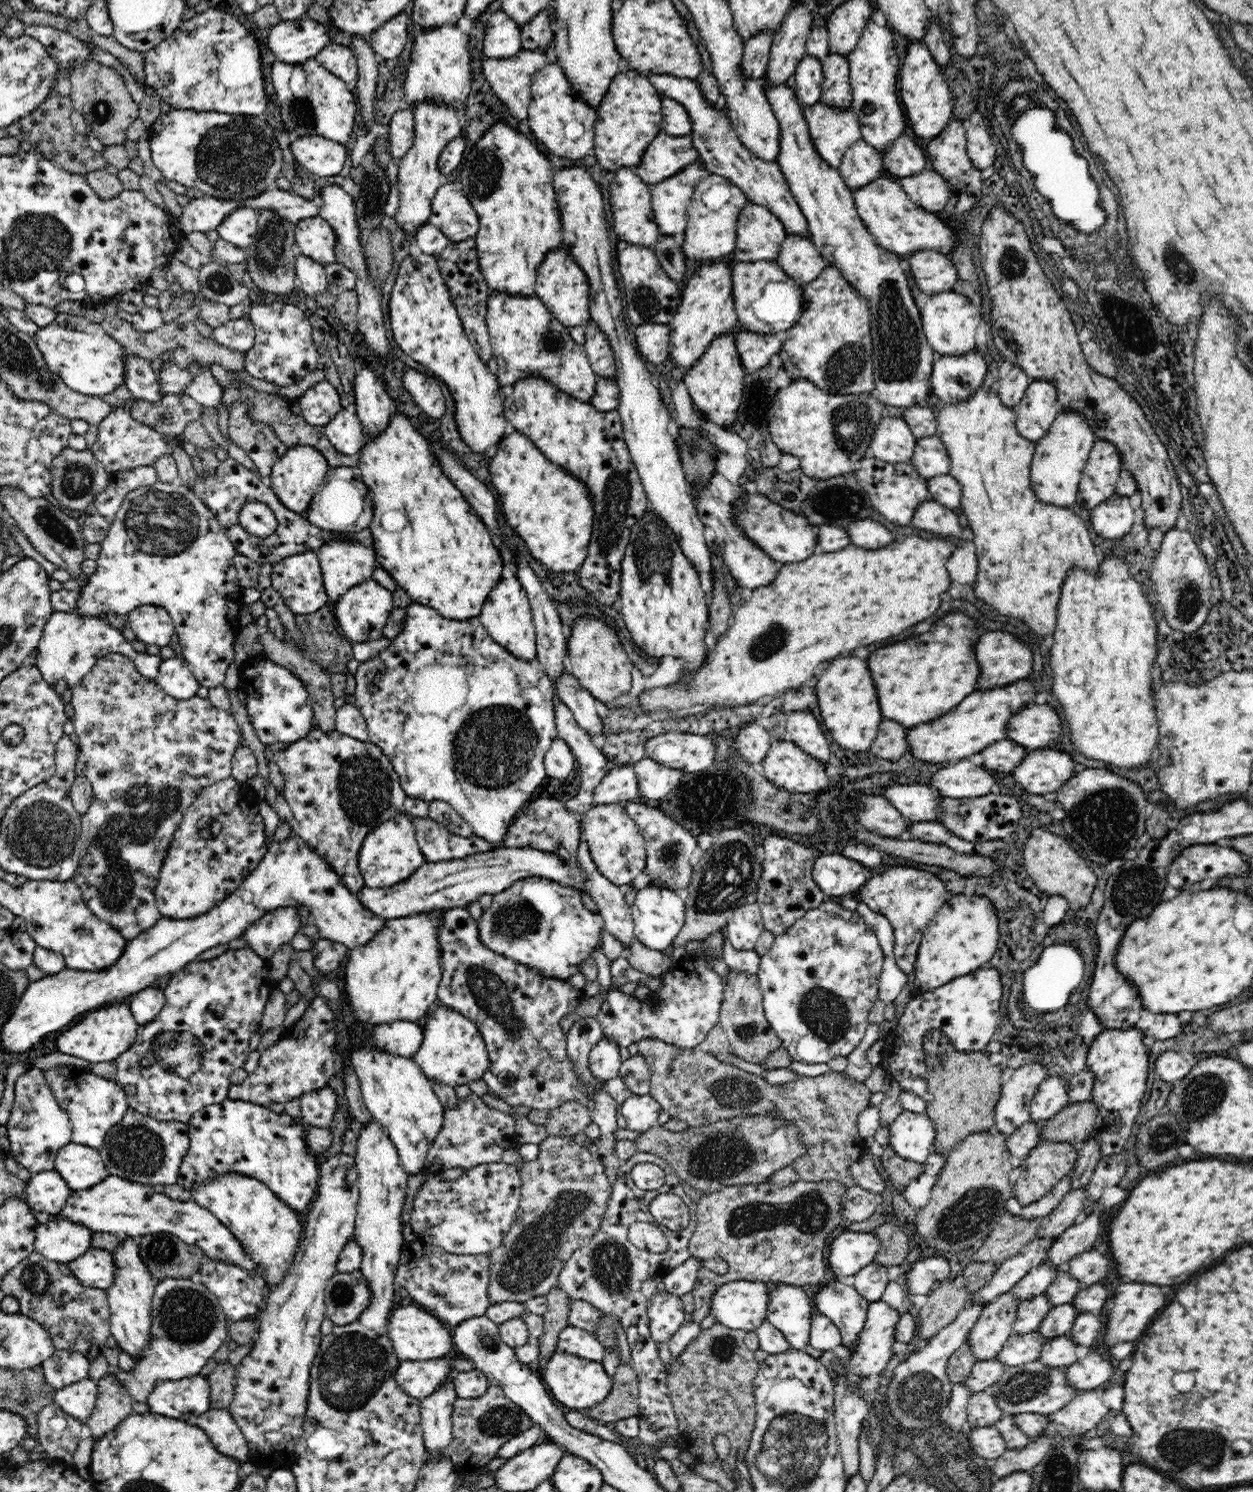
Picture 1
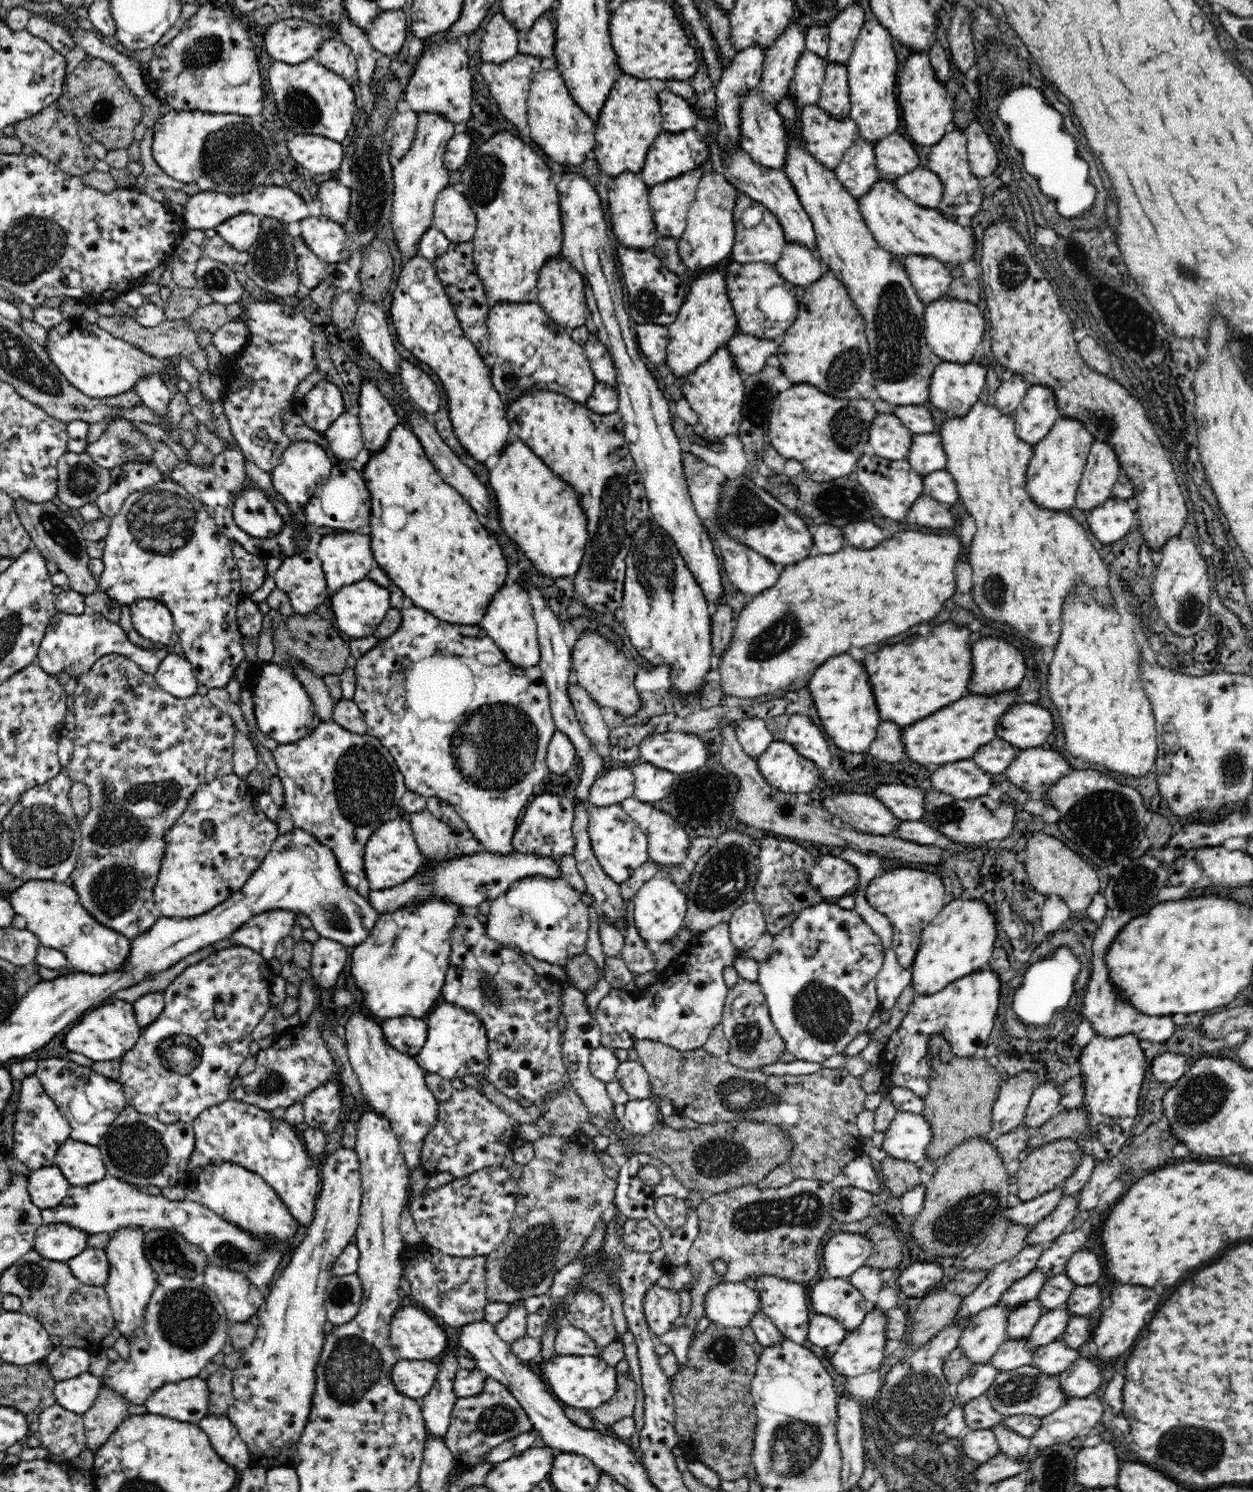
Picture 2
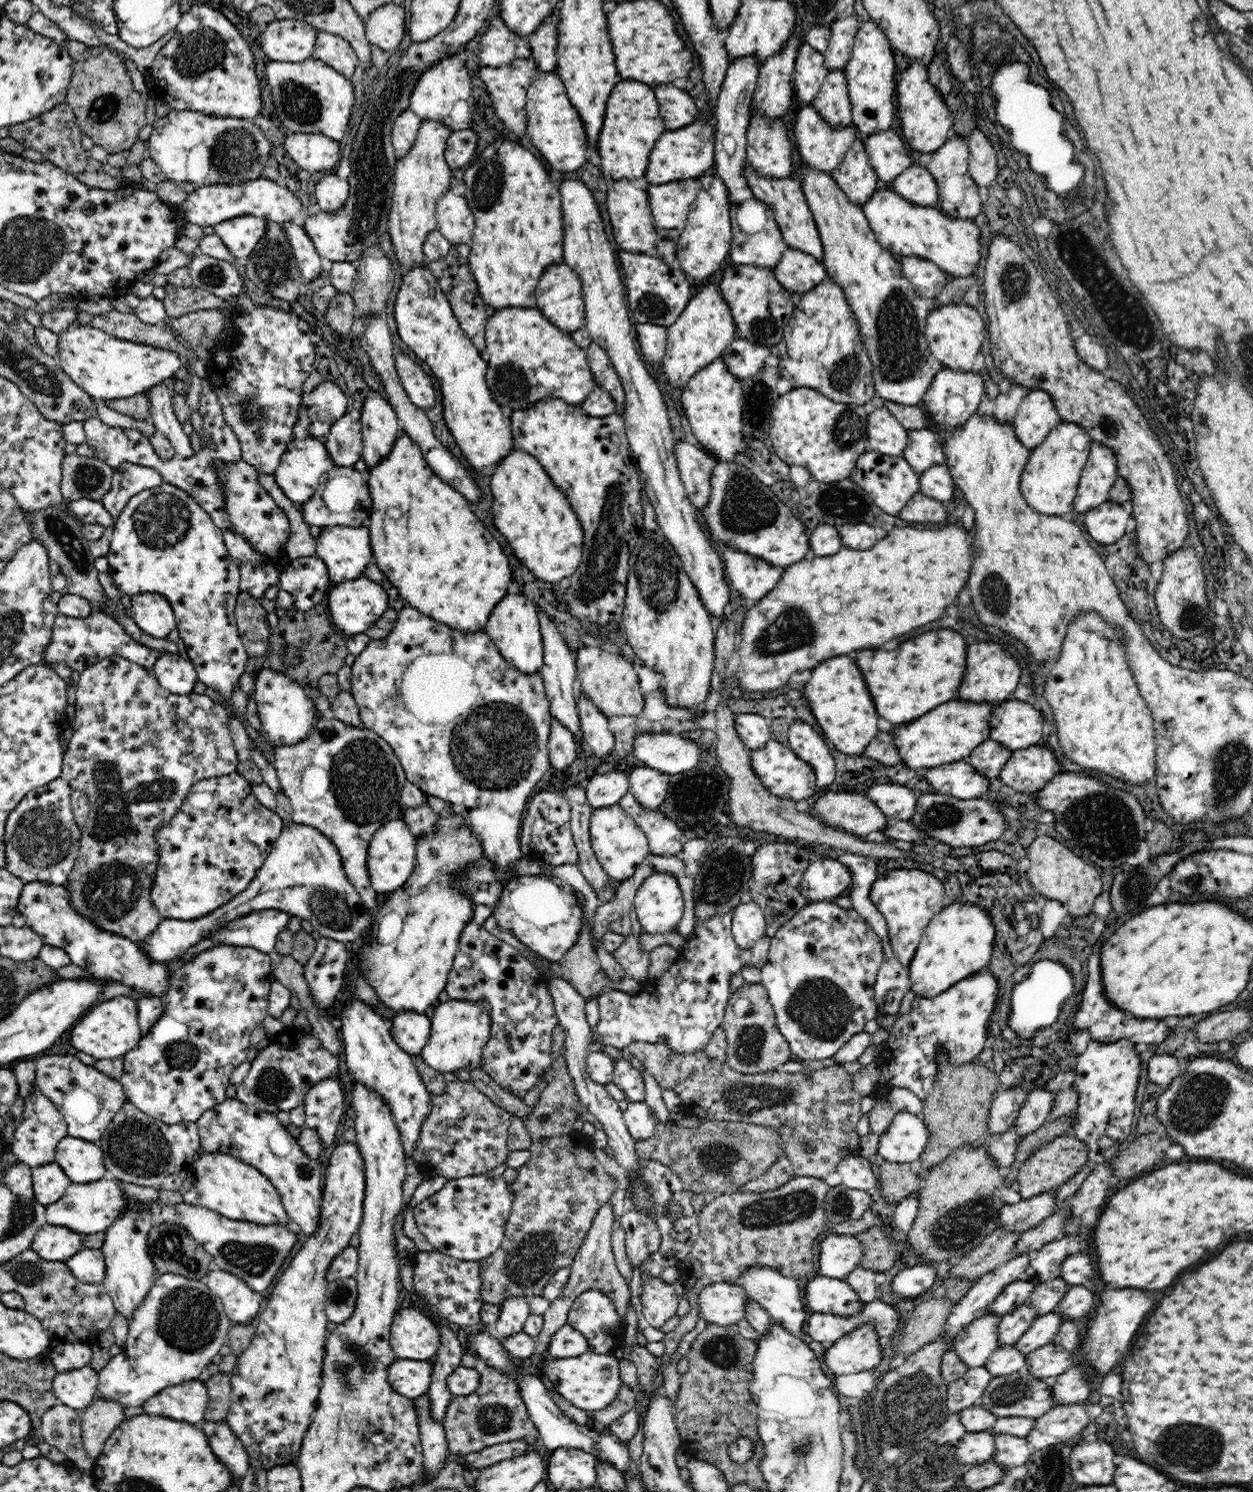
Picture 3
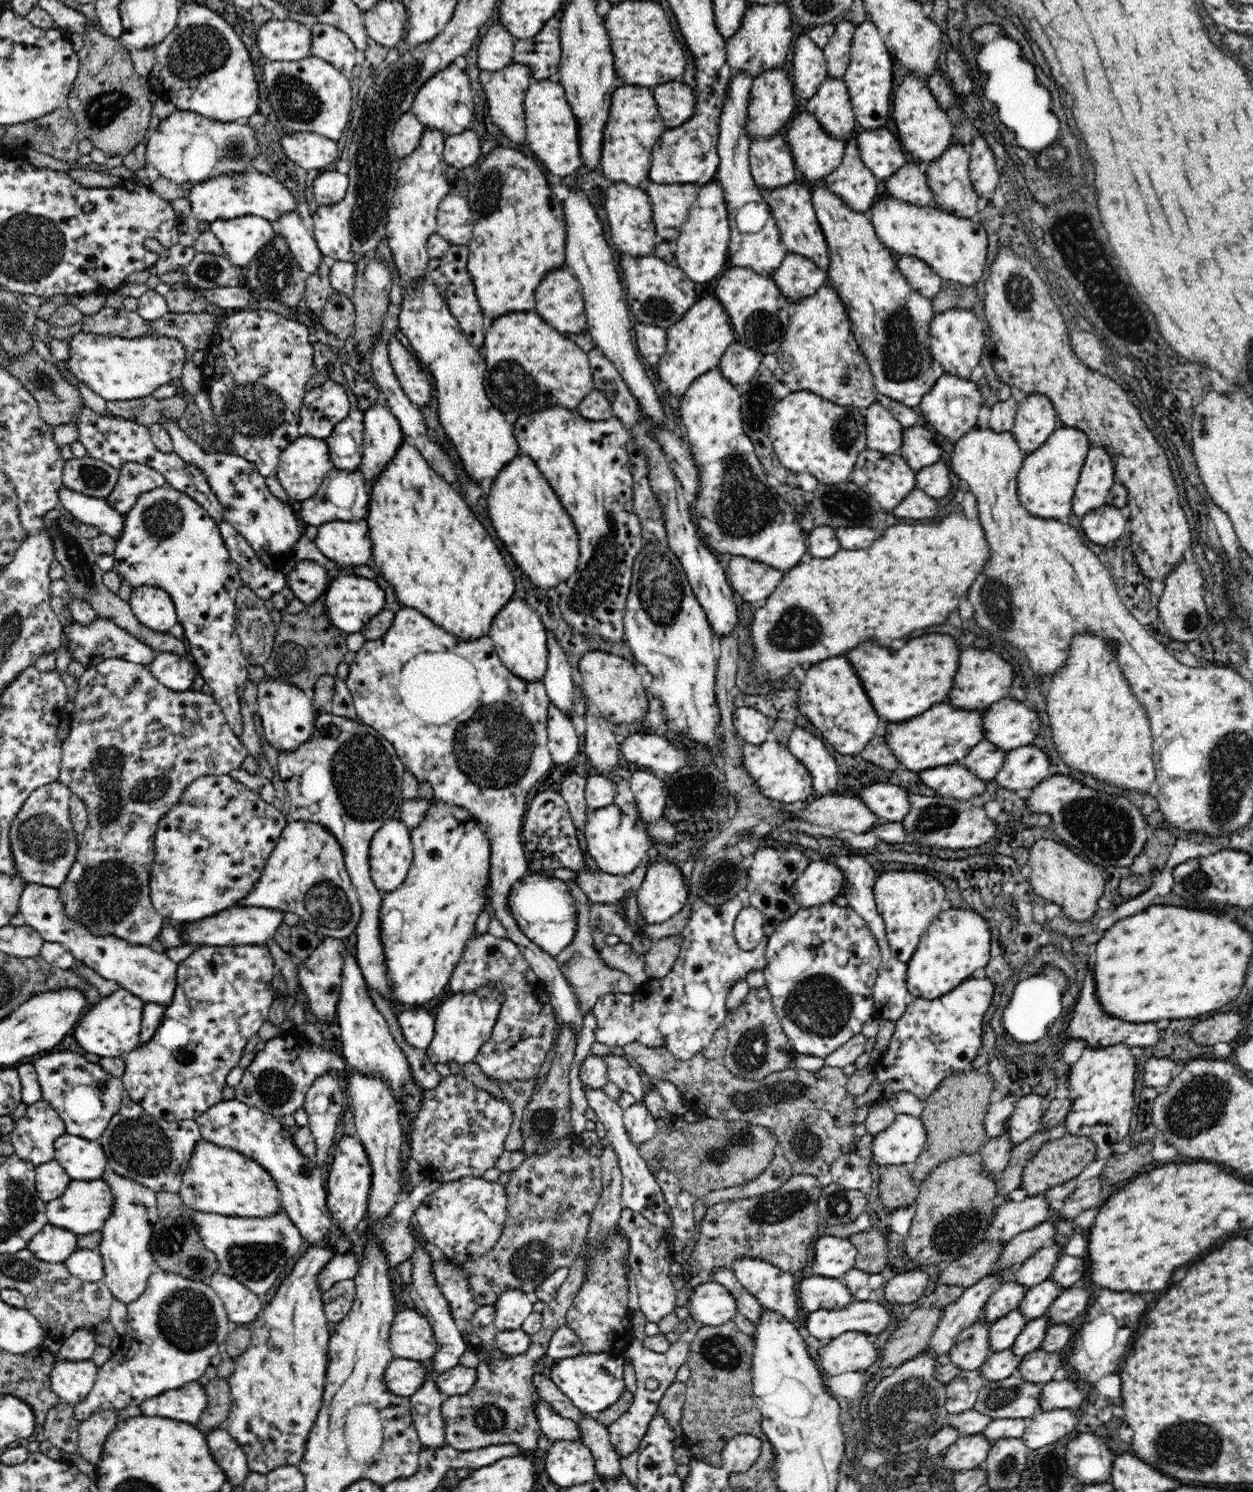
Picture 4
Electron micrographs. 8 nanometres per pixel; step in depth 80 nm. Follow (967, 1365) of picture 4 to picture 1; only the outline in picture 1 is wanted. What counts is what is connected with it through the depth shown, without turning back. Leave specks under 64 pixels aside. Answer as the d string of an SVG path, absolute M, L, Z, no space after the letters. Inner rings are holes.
M1008 1290L988 1302L967 1336L977 1360L994 1358L1013 1334L1019 1298Z

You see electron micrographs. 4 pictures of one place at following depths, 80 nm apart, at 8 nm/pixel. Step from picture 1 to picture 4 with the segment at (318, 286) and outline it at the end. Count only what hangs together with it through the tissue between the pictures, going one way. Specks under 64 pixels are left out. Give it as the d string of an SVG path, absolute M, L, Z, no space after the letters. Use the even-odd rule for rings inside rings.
M288 212L280 220L273 222L273 229L282 235L298 261L304 275L314 274L324 258L318 249L315 238L310 230L304 227L298 212Z

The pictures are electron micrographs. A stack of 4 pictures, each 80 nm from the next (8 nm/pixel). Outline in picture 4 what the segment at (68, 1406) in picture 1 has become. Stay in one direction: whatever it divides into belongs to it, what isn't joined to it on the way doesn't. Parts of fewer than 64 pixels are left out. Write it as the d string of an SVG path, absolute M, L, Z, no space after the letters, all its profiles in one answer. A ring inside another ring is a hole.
M91 1360L56 1362L51 1372L51 1387L60 1402L81 1403L96 1382L98 1366Z

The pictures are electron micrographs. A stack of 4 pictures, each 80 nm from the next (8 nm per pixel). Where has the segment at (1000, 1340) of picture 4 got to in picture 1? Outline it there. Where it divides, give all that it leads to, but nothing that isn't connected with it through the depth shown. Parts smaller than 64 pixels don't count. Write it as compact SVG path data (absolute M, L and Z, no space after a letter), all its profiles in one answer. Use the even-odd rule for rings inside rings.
M1045 1294L1021 1301L1018 1305L1013 1333L1024 1334L1026 1332L1036 1332L1052 1307L1053 1304Z

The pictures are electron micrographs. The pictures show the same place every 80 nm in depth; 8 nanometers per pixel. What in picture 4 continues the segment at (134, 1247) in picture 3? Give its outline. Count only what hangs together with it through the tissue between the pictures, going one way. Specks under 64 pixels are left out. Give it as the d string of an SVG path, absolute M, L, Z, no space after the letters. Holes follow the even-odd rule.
M115 1173L112 1176L104 1176L102 1180L111 1186L115 1202L114 1212L101 1230L99 1253L103 1258L105 1273L102 1280L112 1296L127 1306L146 1290L150 1276L157 1270L150 1252L152 1228L157 1223L157 1193L143 1184Z

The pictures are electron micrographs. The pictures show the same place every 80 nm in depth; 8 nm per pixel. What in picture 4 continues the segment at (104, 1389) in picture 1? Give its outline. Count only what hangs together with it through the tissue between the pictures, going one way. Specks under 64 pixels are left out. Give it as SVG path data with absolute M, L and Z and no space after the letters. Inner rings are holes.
M115 1409L94 1412L79 1424L78 1452L92 1465L98 1464L108 1435L118 1424Z

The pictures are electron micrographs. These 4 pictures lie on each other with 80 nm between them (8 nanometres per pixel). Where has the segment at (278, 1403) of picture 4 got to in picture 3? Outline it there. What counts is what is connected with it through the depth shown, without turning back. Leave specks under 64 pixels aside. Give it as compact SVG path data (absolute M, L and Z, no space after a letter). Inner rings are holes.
M357 1144L336 1146L326 1166L324 1182L320 1224L292 1258L290 1266L282 1272L266 1304L250 1322L255 1327L255 1336L238 1355L237 1365L230 1375L233 1401L225 1421L246 1447L251 1466L265 1471L275 1466L294 1465L297 1462L304 1434L312 1422L310 1414L317 1408L316 1400L321 1384L320 1368L324 1360L328 1334L328 1317L325 1313L327 1274L336 1256L355 1242L363 1218L366 1180L364 1160Z

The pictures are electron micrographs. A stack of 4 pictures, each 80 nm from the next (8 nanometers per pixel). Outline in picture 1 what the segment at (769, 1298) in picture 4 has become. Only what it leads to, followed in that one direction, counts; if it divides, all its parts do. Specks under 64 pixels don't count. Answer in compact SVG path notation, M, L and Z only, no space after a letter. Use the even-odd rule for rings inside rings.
M776 1283L770 1289L767 1320L782 1332L792 1348L804 1351L809 1345L812 1308L806 1288Z

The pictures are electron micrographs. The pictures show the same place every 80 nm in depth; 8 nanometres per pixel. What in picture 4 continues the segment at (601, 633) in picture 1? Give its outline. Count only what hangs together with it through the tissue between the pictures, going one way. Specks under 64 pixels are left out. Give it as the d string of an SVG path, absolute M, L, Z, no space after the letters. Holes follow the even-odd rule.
M599 647L583 654L579 661L581 689L593 709L612 726L644 720L648 698L636 664L616 654L604 653Z

